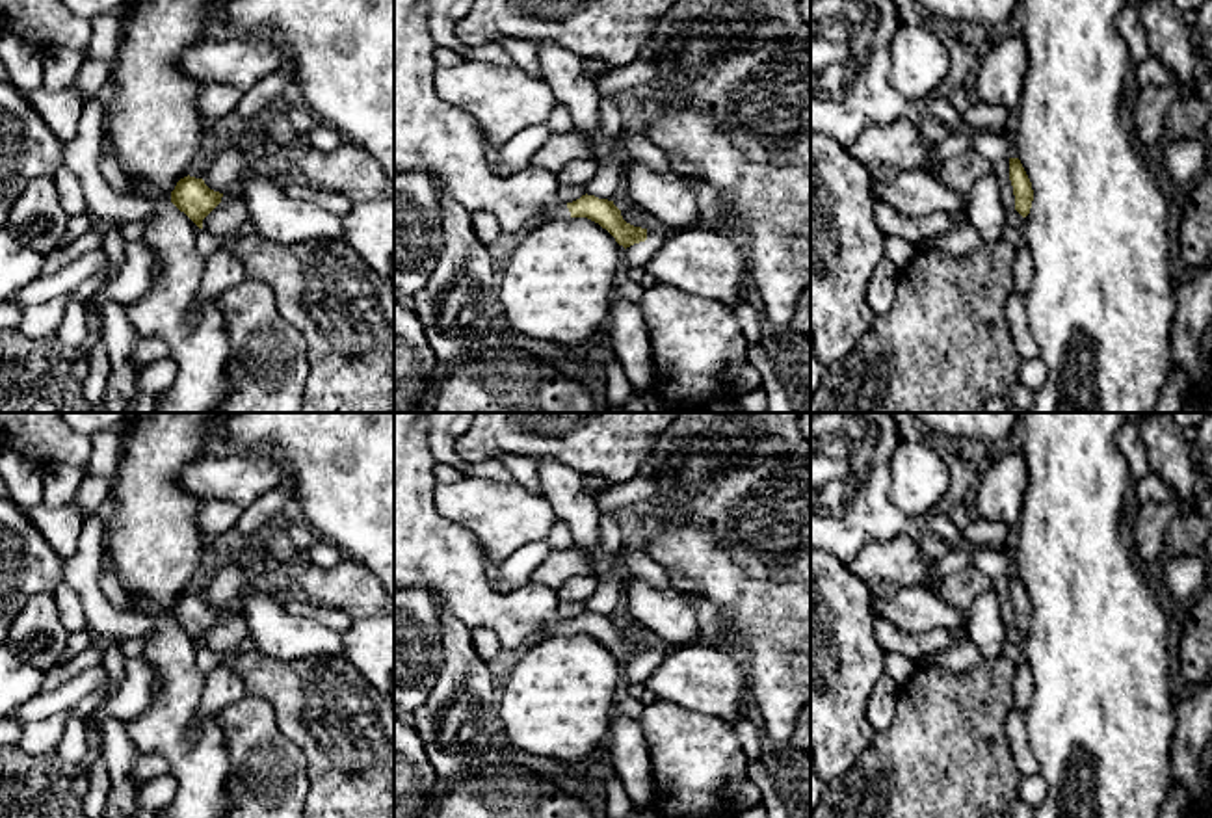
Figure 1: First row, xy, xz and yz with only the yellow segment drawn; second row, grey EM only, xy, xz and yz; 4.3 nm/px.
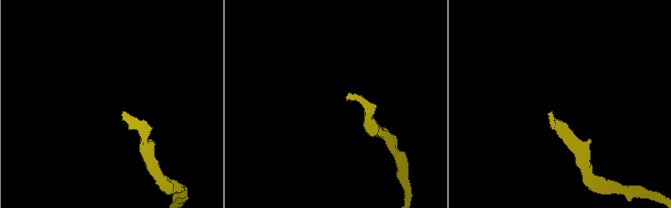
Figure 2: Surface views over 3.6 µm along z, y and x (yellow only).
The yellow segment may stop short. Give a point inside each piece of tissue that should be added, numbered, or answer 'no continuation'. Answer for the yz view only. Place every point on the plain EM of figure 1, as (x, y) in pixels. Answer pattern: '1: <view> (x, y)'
no continuation

